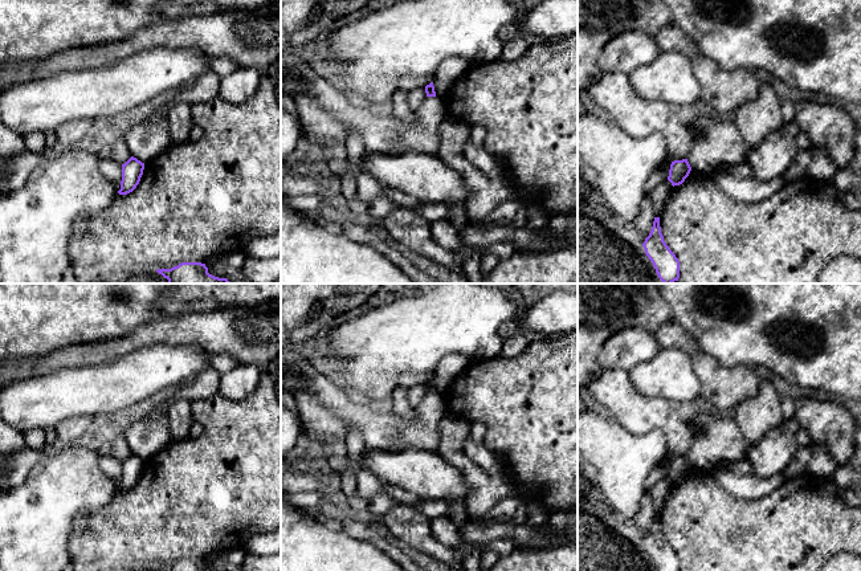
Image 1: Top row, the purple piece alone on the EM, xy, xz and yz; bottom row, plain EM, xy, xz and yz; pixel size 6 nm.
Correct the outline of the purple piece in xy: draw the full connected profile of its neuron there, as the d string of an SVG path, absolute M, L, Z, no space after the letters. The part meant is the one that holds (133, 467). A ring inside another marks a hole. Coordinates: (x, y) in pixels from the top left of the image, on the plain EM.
M131 453L125 461L122 461L122 478L119 492L127 492L132 489L140 478L143 472L144 460Z

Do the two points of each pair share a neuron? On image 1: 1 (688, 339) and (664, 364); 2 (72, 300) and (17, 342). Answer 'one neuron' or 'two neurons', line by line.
1: two neurons
2: one neuron

